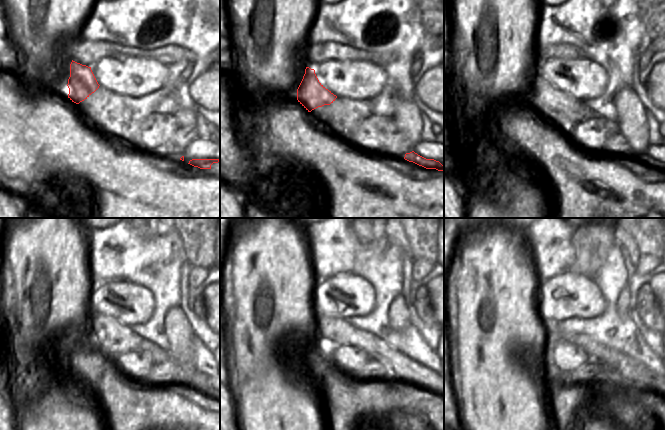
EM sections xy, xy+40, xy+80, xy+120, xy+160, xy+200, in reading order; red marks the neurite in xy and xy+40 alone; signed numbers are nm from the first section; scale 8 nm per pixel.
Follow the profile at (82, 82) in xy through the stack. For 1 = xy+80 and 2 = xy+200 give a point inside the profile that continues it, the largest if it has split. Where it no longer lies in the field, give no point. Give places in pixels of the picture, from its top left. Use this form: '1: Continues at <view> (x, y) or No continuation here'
1: Continues at xy+80 (561, 112)
2: Continues at xy+200 (629, 371)

